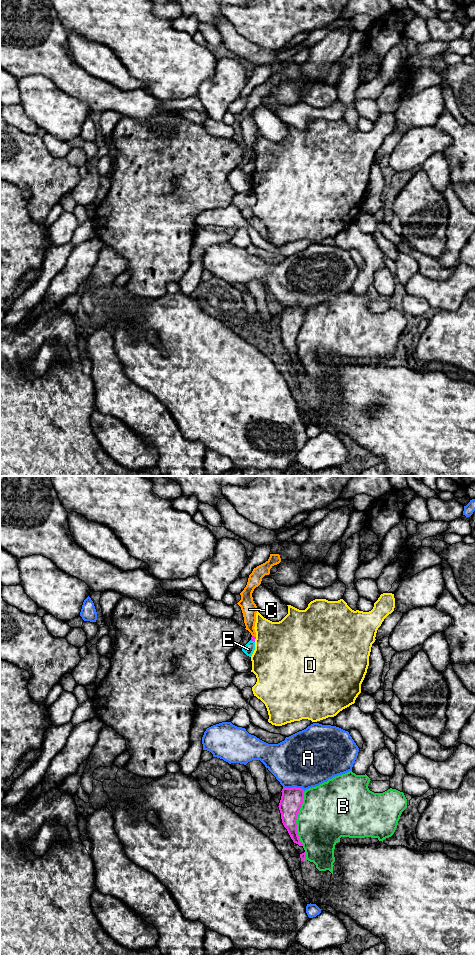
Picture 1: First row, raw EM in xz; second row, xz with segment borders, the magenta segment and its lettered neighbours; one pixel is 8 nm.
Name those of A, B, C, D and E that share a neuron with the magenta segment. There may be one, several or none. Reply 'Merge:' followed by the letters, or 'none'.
Merge: none

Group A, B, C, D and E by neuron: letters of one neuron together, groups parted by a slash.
A / B / C / D / E

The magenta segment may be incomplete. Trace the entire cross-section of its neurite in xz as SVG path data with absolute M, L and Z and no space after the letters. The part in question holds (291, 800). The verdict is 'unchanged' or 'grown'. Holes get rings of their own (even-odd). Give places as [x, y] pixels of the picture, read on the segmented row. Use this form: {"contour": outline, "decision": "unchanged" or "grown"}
{"contour": "M283 788L279 803L279 810L284 827L287 829L291 839L299 846L303 846L297 833L297 816L304 799L302 788Z", "decision": "unchanged"}

